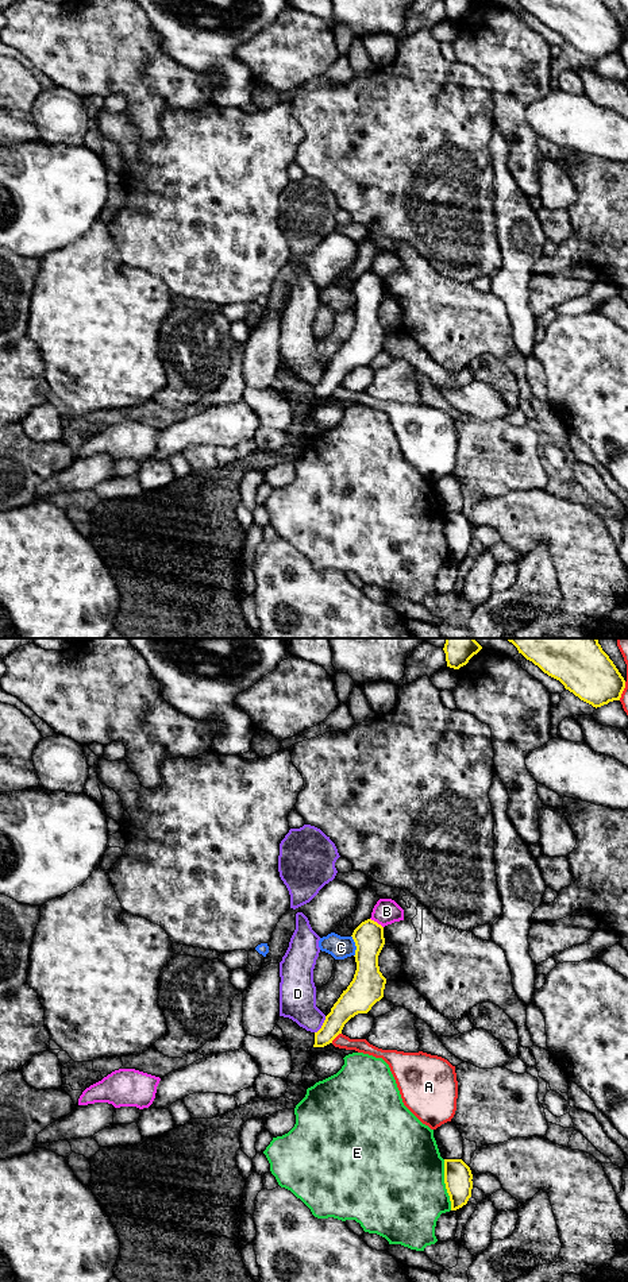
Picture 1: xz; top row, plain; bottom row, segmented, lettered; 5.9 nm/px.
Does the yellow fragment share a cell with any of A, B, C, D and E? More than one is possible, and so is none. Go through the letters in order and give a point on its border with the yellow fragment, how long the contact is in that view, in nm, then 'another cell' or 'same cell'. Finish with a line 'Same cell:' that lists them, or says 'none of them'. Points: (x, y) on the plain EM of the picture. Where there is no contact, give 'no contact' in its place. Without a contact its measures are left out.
A: xz (623, 42) | 120 nm | another cell
B: xz (376, 274) | 100 nm | another cell
C: xz (355, 297) | 130 nm | another cell
D: xz (323, 377) | 120 nm | another cell
E: xz (446, 537) | 300 nm | another cell
Same cell: none of them

